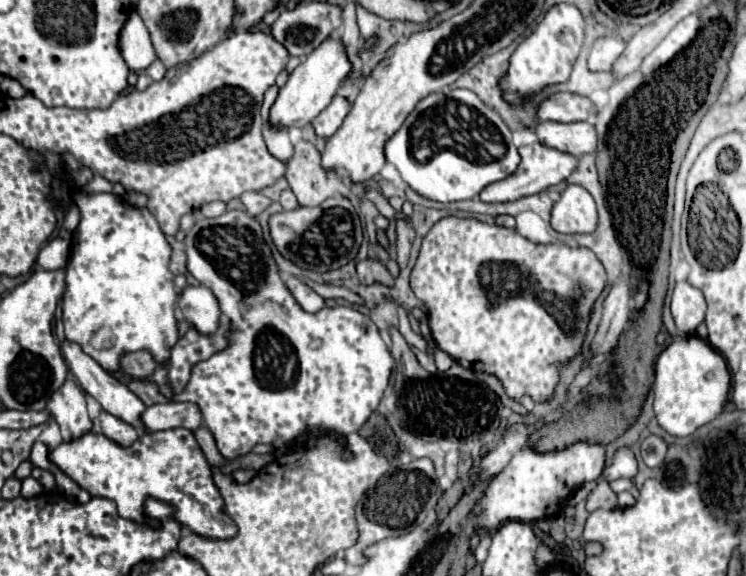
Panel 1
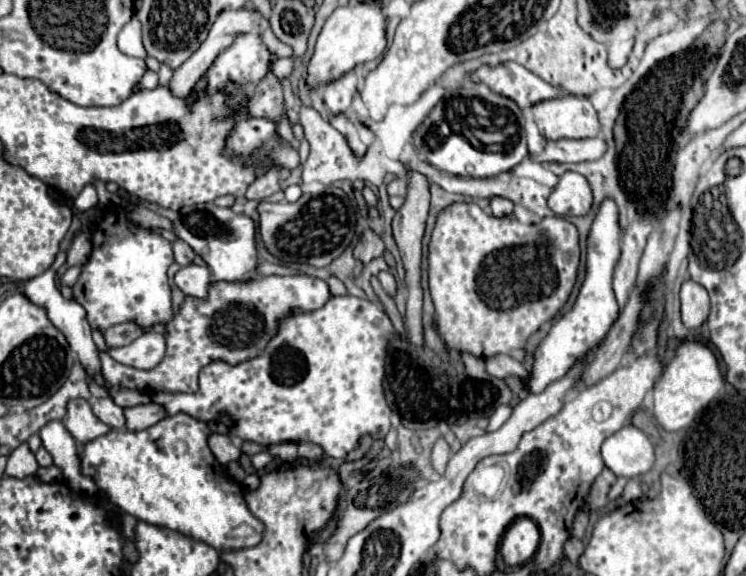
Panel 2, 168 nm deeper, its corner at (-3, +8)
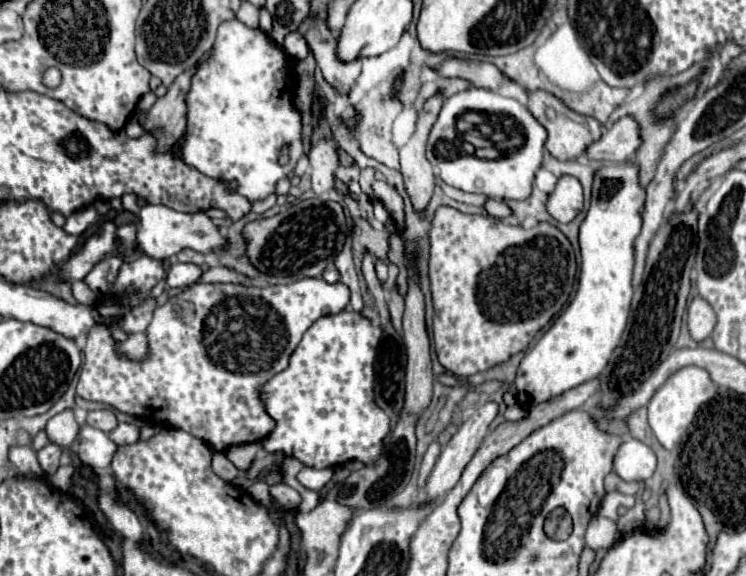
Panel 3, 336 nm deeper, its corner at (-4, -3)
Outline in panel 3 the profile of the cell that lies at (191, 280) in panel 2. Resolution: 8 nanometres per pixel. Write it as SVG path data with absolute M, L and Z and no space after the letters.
M172 261L170 267L168 267L168 271L166 271L166 283L170 287L184 287L184 285L196 283L200 275L202 275L202 269L198 265Z

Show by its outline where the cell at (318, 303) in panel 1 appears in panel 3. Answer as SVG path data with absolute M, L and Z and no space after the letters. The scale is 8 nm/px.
M306 277L306 279L298 279L294 283L288 285L268 285L268 287L246 287L246 285L236 285L236 283L194 283L190 289L178 293L176 297L170 297L164 305L158 305L154 309L154 317L146 329L146 337L148 337L148 357L142 361L132 361L126 355L118 353L118 341L112 337L112 331L106 323L96 323L90 333L88 333L88 341L84 347L84 365L82 365L82 373L80 373L80 381L78 381L78 395L88 399L88 401L98 401L104 405L110 405L114 409L118 409L120 413L126 415L136 415L140 419L146 419L148 423L156 423L160 427L170 427L170 429L182 429L198 439L202 439L206 445L210 443L210 447L214 451L224 453L228 447L234 445L242 445L242 443L254 443L254 441L262 441L268 437L268 433L276 427L276 421L266 413L266 407L260 399L260 389L264 383L268 383L274 375L278 375L280 371L284 371L288 367L288 359L290 353L294 351L294 347L298 347L304 331L308 331L308 327L326 315L336 315L340 311L344 311L348 307L350 301L350 289L344 283L326 283L322 277Z

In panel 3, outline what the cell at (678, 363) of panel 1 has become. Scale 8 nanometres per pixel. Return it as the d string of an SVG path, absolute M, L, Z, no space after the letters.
M682 367L674 375L670 375L648 403L648 423L660 445L664 449L672 449L672 445L676 445L686 429L692 425L696 411L702 409L702 405L706 405L710 399L714 399L714 395L716 387L710 375L702 371L702 367Z

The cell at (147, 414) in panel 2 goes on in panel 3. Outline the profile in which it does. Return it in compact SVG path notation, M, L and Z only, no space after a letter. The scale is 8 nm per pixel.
M118 423L118 427L108 433L108 437L116 445L128 445L128 443L136 443L138 441L140 429L136 425L130 425L130 423Z

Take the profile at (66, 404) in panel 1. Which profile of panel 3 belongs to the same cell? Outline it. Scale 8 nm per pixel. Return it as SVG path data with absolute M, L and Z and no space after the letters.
M82 425L78 443L76 443L76 453L82 459L82 463L86 463L94 469L106 469L106 467L110 467L116 449L118 447L114 443L110 443L110 437L104 431Z

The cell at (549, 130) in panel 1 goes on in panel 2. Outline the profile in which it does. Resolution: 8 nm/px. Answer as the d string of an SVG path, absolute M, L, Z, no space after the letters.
M563 96L561 100L545 100L533 108L539 132L547 140L561 138L595 138L599 134L597 112L587 98Z

